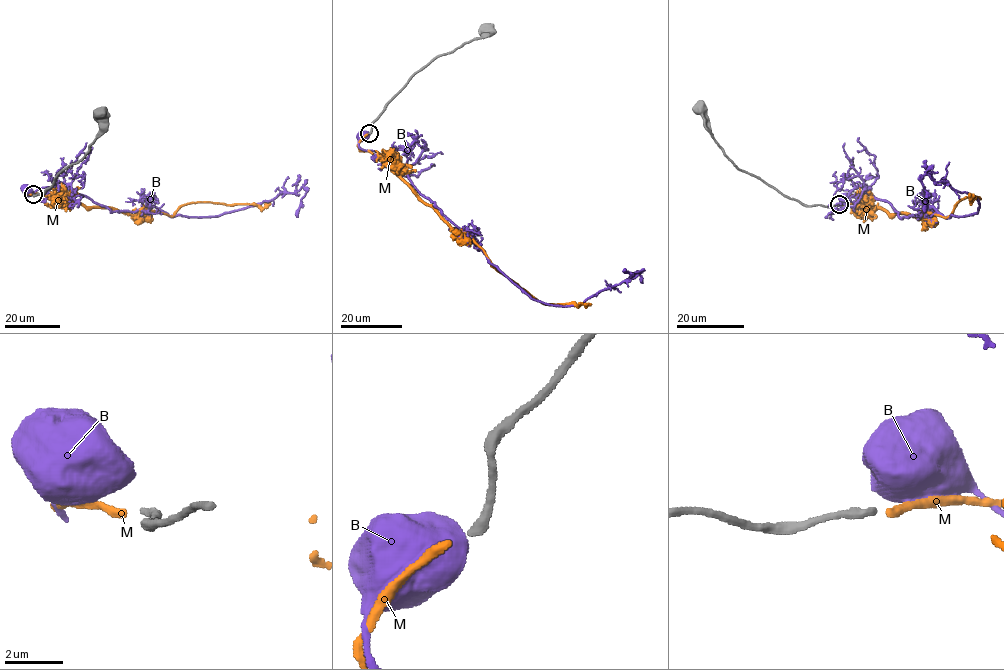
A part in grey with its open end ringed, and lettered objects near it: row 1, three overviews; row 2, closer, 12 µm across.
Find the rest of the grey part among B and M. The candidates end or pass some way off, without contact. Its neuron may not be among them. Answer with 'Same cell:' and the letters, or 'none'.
Same cell: M

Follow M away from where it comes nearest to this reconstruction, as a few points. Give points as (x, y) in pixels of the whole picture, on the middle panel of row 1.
M: (367, 134), (360, 141), (359, 148), (376, 155), (456, 232), (466, 233), (500, 271), (543, 303), (591, 304)

